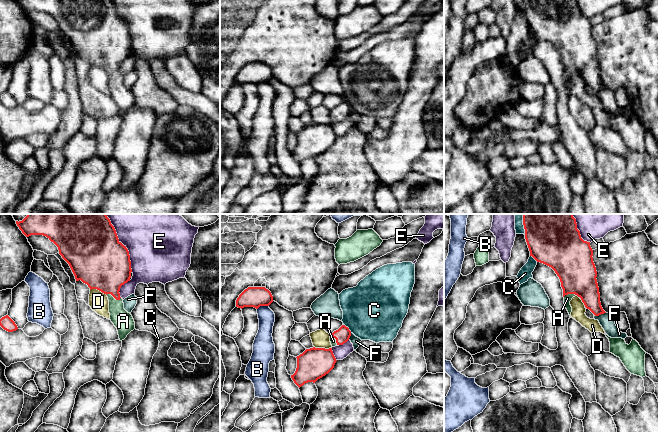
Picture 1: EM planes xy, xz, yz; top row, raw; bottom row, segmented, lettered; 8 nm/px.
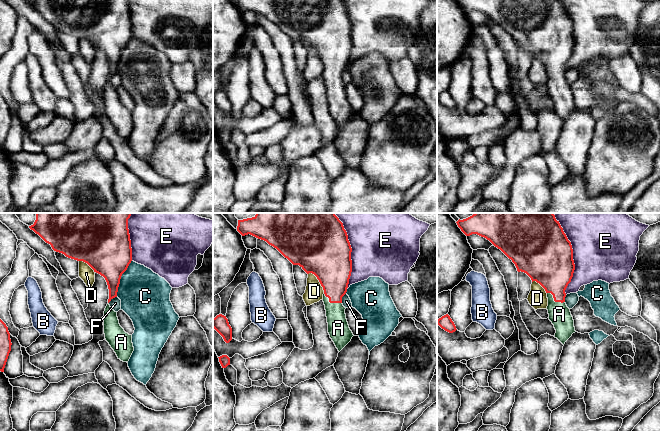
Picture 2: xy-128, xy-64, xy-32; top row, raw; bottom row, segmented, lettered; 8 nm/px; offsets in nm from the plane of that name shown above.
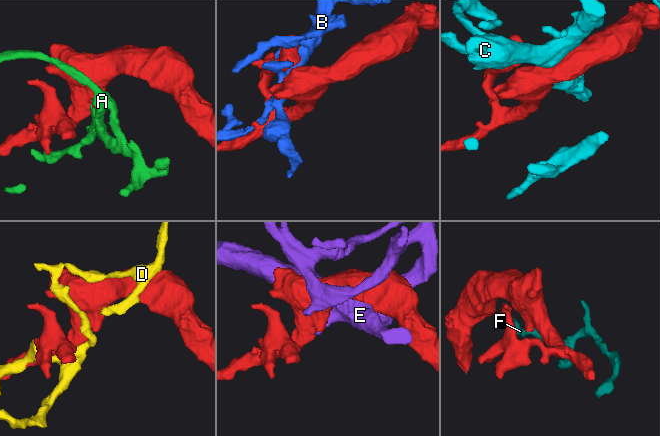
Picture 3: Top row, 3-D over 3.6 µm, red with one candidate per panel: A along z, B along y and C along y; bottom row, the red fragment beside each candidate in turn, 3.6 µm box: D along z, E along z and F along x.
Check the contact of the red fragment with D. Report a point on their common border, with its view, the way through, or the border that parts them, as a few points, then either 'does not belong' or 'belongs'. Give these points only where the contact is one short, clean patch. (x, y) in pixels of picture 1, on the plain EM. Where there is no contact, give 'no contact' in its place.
xz (323, 124) | does not belong

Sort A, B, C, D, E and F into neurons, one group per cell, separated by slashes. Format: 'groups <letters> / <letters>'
groups A / B / C / D / E / F

